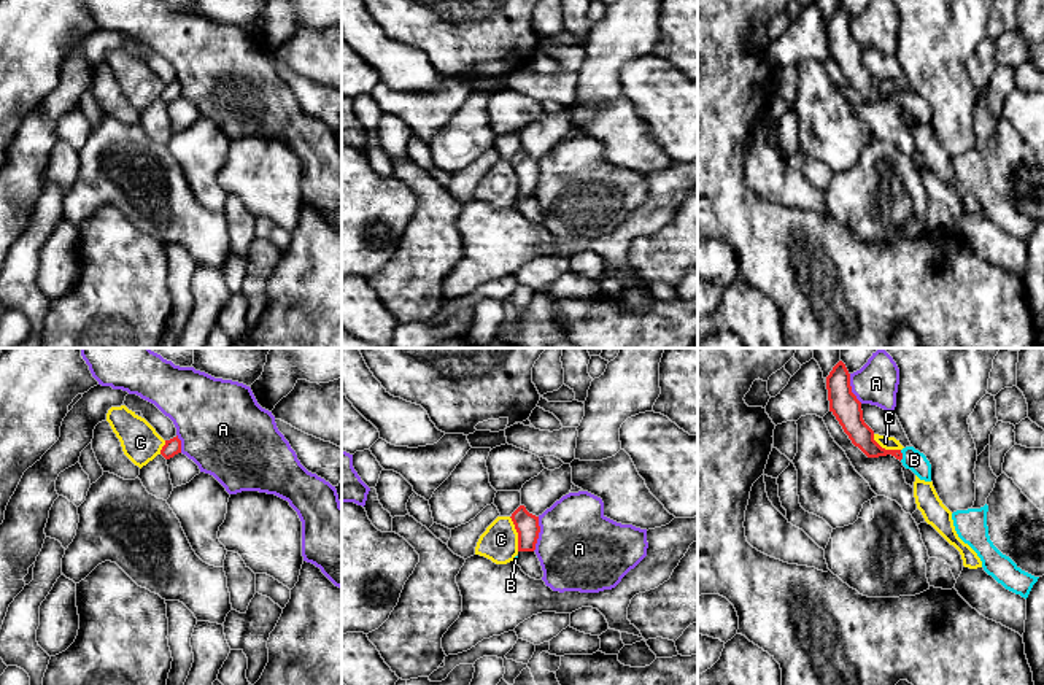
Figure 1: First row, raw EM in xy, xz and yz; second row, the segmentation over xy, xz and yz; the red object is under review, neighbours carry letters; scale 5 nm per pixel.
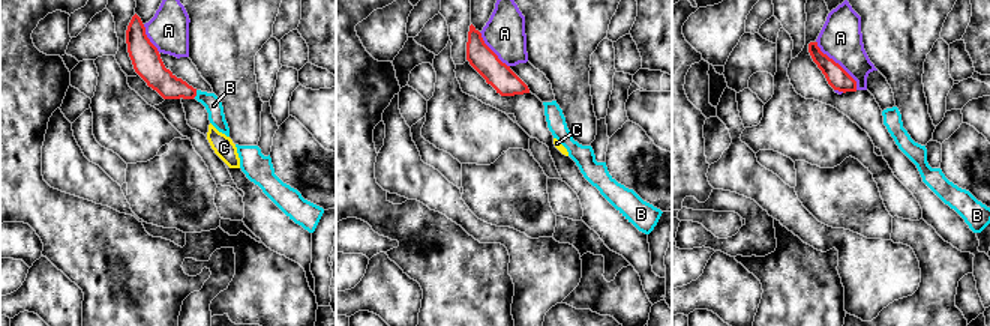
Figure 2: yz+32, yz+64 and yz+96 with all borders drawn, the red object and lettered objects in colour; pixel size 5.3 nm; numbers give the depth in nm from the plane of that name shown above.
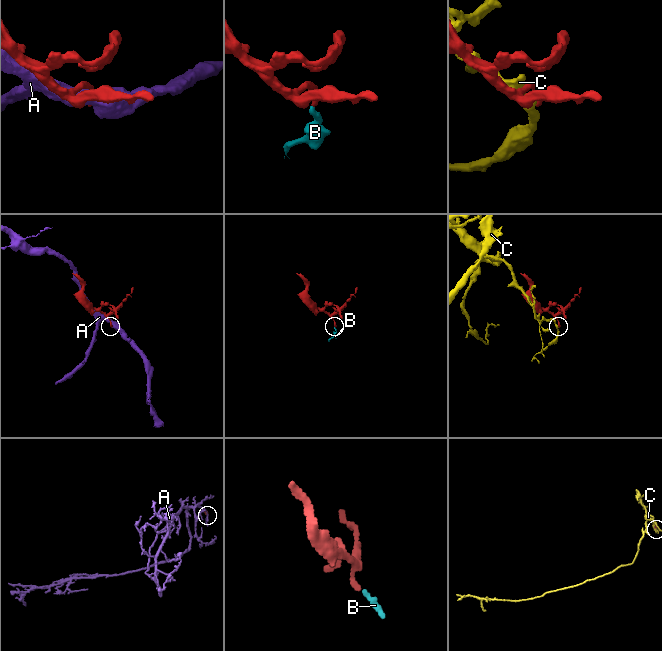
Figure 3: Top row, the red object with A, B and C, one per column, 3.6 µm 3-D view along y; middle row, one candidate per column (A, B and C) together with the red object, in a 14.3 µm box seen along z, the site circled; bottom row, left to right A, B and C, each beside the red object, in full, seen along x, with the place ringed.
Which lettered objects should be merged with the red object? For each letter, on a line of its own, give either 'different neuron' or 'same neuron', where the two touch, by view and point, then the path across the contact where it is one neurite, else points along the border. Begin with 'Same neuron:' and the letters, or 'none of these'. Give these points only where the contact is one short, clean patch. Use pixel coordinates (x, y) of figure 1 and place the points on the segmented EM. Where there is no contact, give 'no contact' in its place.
Same neuron: B
A: different neuron; meets red in xz at (537, 534)
B: same neuron; meets red in yz at (901, 455); runs through yz (862, 436), (879, 452), (901, 455), (914, 460)
C: different neuron; meets red in xz at (518, 534); border along xz (509, 517), (517, 533), (518, 550)

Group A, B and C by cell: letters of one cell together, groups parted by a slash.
A / B / C

